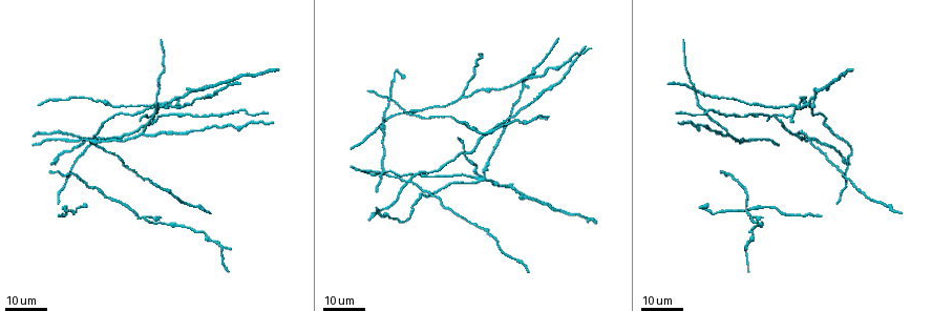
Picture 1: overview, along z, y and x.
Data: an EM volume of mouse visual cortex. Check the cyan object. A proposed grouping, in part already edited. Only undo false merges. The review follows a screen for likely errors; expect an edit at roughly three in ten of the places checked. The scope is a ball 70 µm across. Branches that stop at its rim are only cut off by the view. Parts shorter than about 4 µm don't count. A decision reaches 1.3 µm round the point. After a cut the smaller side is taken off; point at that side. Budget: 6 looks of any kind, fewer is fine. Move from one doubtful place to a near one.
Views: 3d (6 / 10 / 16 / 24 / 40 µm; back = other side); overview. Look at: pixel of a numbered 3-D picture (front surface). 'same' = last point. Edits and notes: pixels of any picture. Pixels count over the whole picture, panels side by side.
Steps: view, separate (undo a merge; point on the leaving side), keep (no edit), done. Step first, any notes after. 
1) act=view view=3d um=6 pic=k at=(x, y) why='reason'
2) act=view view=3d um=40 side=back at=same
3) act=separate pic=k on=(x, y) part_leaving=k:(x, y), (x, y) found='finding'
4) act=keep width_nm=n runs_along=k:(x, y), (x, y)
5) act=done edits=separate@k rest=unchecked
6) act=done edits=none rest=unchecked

act=view view=3d um=24 pic=1 at=(807, 105) why='four or more arms meet'

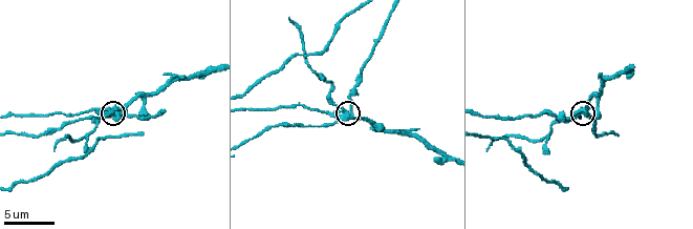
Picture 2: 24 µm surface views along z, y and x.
act=view view=3d um=10 pic=2 at=(579, 113) why='zoom in'

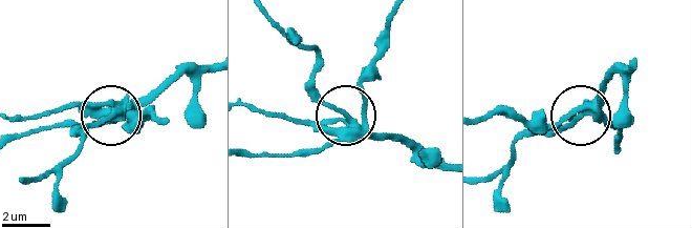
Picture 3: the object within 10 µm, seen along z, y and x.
act=separate pic=3 on=(365, 101) side_arm_um=43 part_leaving=3:(351, 133), (364, 105), (364, 76), (390, 15) found='a second neuron is stuck on'

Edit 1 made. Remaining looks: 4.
act=view view=3d um=16 pic=1 at=(462, 97) why='arms part here'

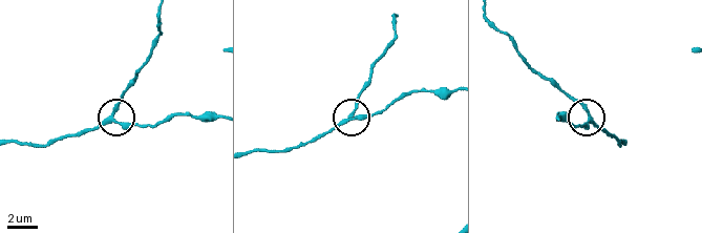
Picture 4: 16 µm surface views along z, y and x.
act=view view=3d um=6 pic=4 at=(114, 112)

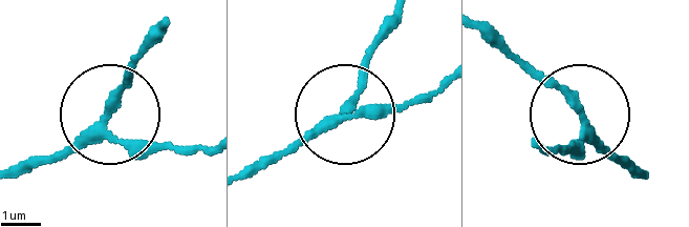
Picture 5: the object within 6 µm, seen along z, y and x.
act=keep arms=3 runs_along=5:(203, 144), (133, 144), (113, 135), (126, 64), (159, 27) found='all the same neuron'

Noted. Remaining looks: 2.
act=view view=3d um=24 pic=1 at=(143, 219) why='a fork'

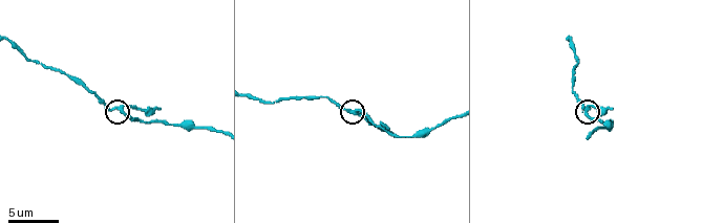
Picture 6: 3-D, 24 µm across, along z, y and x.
act=view view=3d um=10 pic=6 at=(355, 110)

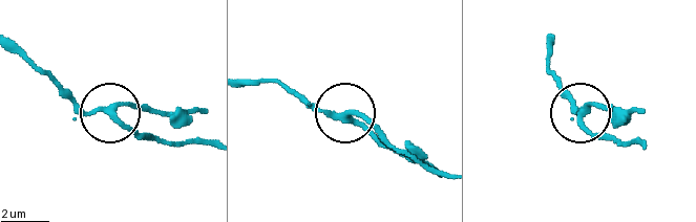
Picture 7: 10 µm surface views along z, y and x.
act=keep side_arm_um=5 found='continuous, no second neuron'

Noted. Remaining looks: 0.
act=done edits=separate@3 rest=unchecked

